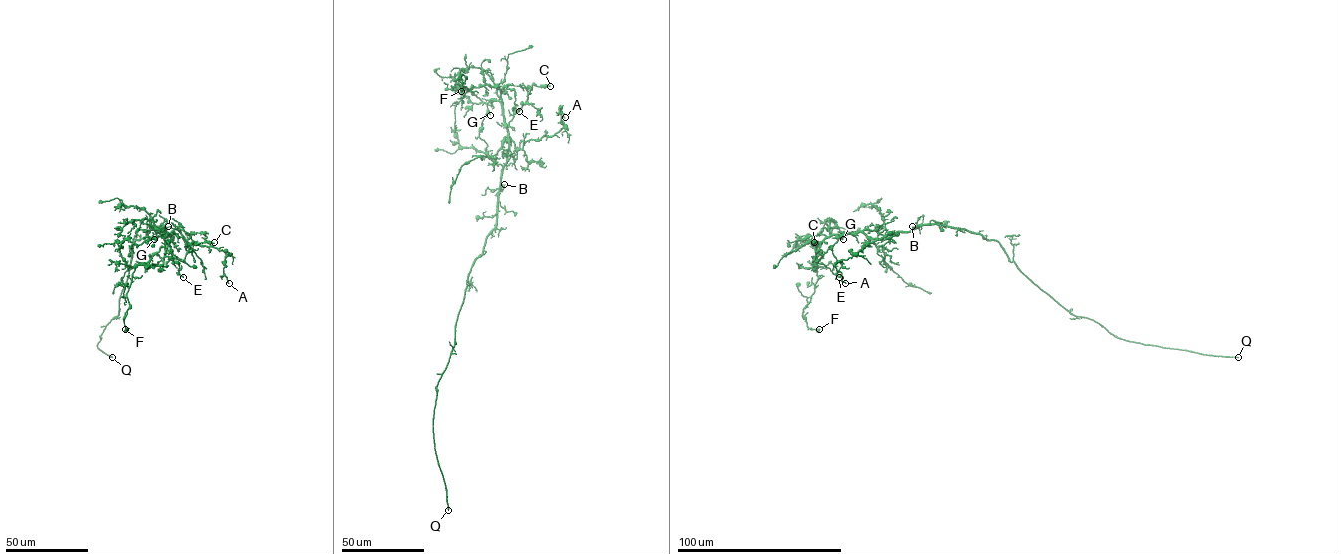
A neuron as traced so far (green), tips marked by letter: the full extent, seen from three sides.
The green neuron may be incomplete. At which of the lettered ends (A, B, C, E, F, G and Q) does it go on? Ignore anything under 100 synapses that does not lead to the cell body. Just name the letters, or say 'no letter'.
Q

